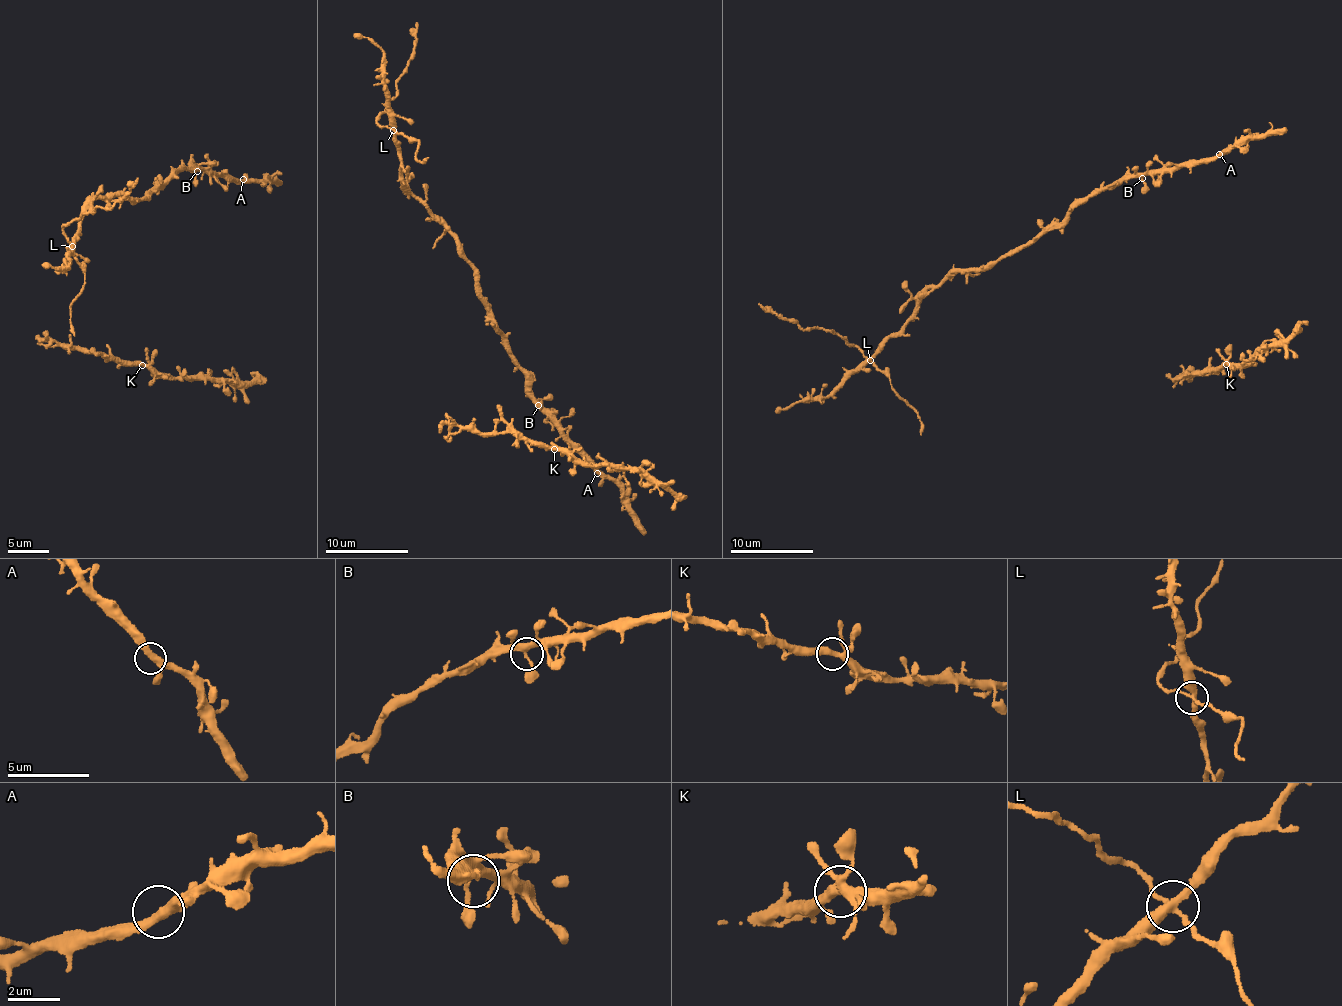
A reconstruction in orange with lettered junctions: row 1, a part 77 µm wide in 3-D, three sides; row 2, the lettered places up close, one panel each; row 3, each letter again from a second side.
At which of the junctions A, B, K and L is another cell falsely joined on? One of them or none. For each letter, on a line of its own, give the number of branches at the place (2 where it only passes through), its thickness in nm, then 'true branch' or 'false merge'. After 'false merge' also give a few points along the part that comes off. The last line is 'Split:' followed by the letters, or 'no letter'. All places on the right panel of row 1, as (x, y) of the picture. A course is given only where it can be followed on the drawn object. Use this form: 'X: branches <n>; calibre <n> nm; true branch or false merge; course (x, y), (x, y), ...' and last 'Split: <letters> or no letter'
A: branches 3; calibre 320 nm; true branch
B: branches 4; calibre 340 nm; true branch
K: branches 4; calibre 300 nm; true branch
L: branches 4; calibre 320 nm; false merge; course (869, 359), (826, 329), (804, 329), (796, 321), (765, 311), (758, 303)
Split: L

